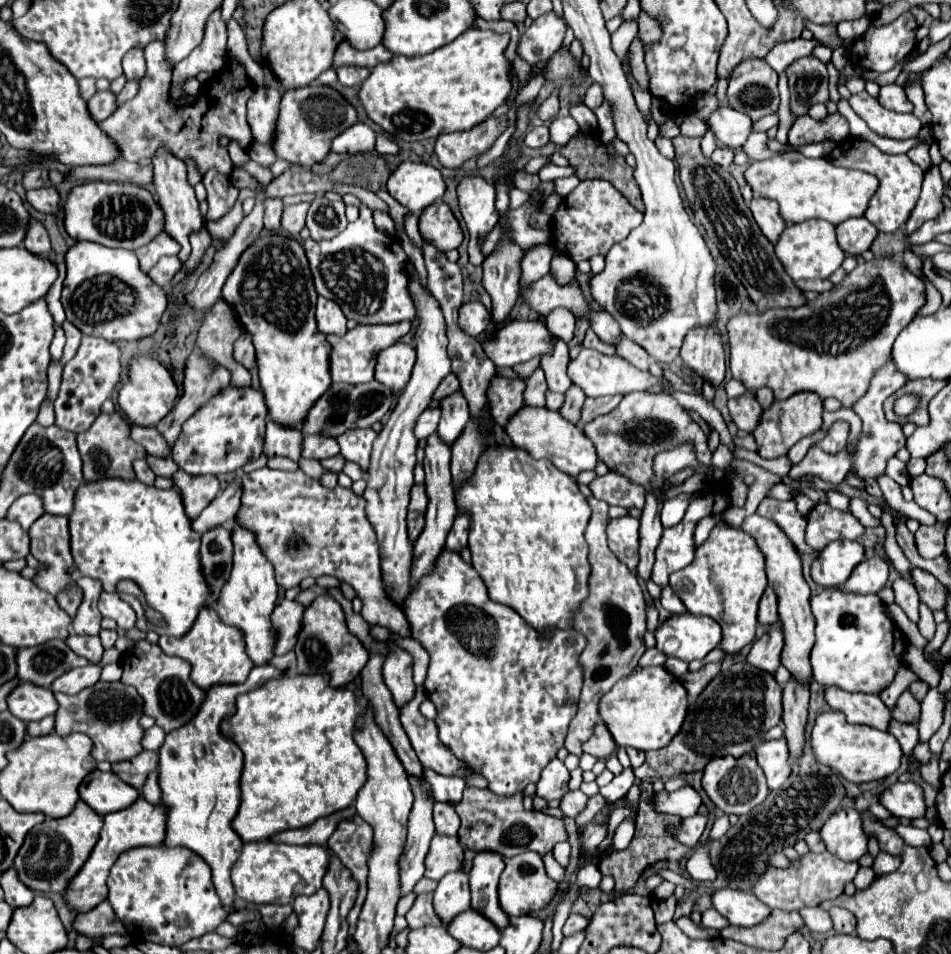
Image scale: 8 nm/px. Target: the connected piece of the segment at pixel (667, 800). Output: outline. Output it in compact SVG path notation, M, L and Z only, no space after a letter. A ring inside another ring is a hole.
M686 784L676 792L666 792L666 790L654 792L650 804L656 812L676 814L680 818L688 818L688 816L694 816L698 812L702 800L700 800L700 794L690 784Z

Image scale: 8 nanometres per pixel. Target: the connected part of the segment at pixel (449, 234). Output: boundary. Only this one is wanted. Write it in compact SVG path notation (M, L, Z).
M444 202L430 204L428 208L422 210L418 230L424 236L424 240L428 240L428 244L432 244L440 252L454 250L464 240L458 220Z

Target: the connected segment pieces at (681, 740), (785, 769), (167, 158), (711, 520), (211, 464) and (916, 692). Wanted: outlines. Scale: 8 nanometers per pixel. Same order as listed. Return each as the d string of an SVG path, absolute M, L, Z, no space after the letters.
M738 662L726 672L720 672L706 690L690 704L682 730L668 748L646 752L642 766L632 768L636 780L670 778L676 774L702 770L712 756L744 756L752 752L764 734L782 718L782 686L774 674L752 668L748 662Z
M784 738L762 742L756 748L756 758L758 758L760 768L766 774L766 780L768 780L768 788L770 790L780 788L788 780L788 776L792 772L792 766L790 766L788 746L786 746L786 740Z
M164 150L160 154L156 154L154 156L154 186L158 192L158 204L164 210L164 222L166 222L164 232L180 244L178 260L184 264L192 252L190 242L188 242L190 234L200 232L204 228L204 218L200 216L194 188L186 180L186 164L182 160L176 160L172 154L168 154Z
M708 516L697 524L694 532L694 541L697 547L708 538L712 528L720 521L720 516Z
M226 386L212 396L192 418L184 422L182 434L172 446L172 460L188 474L228 474L256 460L264 448L268 408L262 390Z
M916 680L916 682L912 682L912 684L908 686L908 690L912 692L912 696L914 696L918 702L922 702L924 696L926 696L926 692L930 690L930 686L928 686L924 680Z

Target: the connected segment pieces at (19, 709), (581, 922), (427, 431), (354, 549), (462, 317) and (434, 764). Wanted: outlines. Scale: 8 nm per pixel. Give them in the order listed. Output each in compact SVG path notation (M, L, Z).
M20 682L8 696L8 710L24 722L42 720L58 710L54 692L36 684Z
M570 914L564 924L564 936L570 936L574 932L582 932L588 926L588 918L582 914Z
M428 408L416 424L416 438L422 440L422 438L432 436L438 428L438 422L440 422L440 408Z
M264 466L262 470L242 474L240 482L244 494L234 522L256 536L256 544L274 566L280 588L294 588L308 576L334 576L356 590L364 604L360 614L368 624L408 636L408 622L404 620L402 608L392 608L392 604L384 600L376 534L364 516L362 496L342 486L326 488L300 468L284 472Z
M470 300L464 302L458 310L458 326L470 334L470 336L480 336L486 332L490 324L490 314L486 306L480 300Z
M422 688L416 690L416 700L400 712L400 722L418 754L418 760L424 768L430 768L444 776L460 776L466 778L466 772L474 770L468 762L460 760L442 740L438 738L438 728L434 720L428 720L420 714L418 706L426 698L426 692Z

